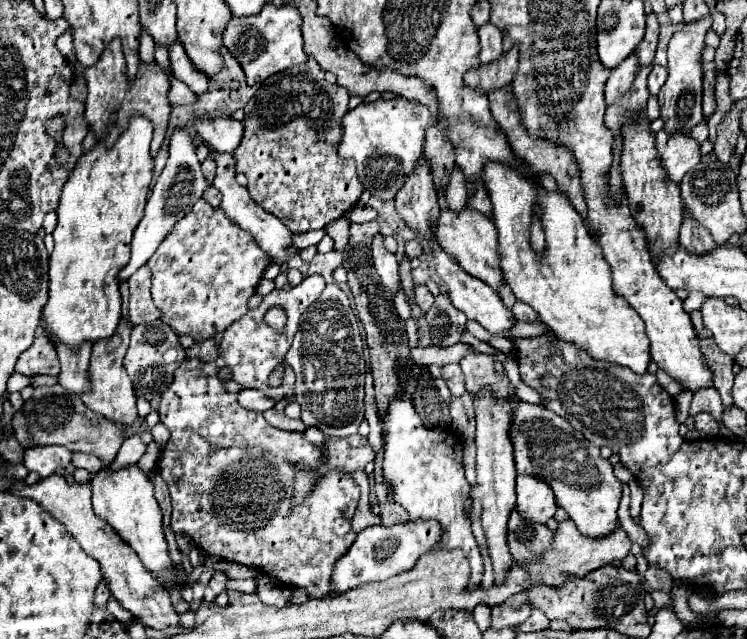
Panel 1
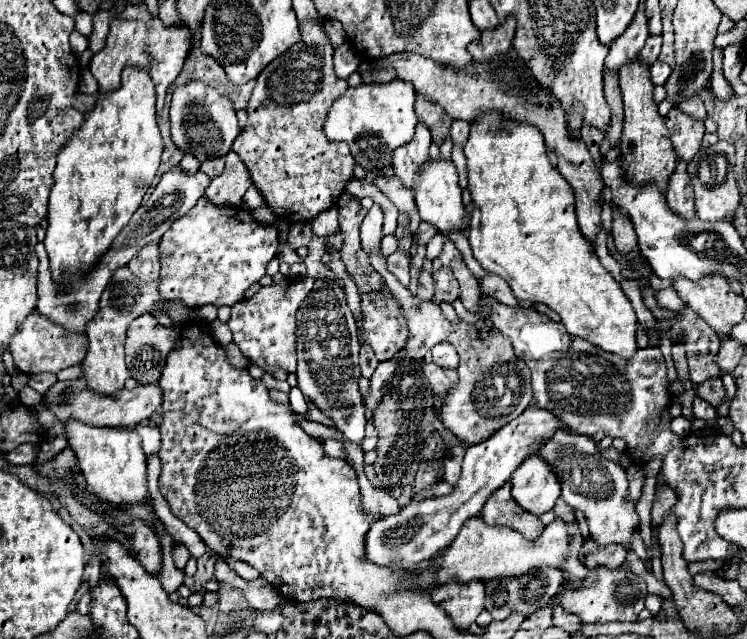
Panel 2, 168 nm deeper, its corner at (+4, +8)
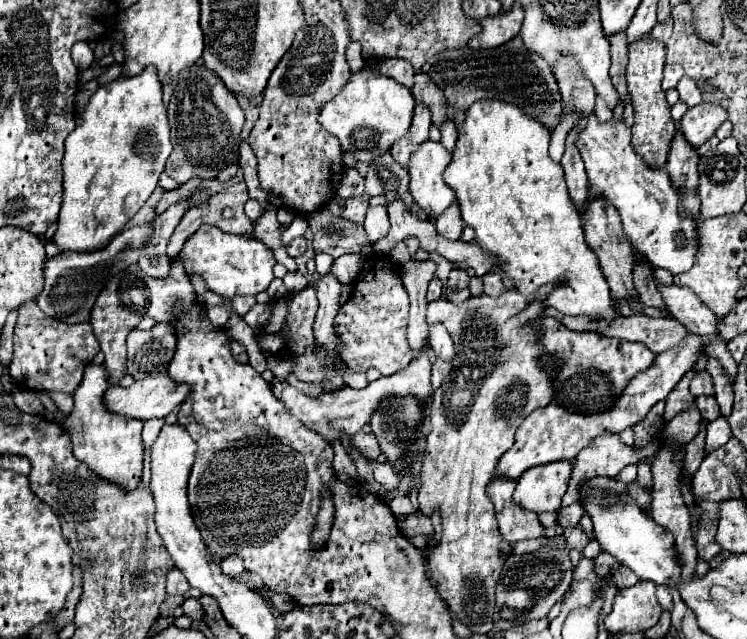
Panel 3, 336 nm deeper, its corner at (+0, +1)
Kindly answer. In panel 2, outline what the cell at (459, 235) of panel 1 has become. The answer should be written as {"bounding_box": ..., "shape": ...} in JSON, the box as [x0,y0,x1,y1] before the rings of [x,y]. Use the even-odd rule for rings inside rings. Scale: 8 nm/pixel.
{"bounding_box":[412,158,466,236],"shape":[[[430,158],[424,164],[424,168],[420,168],[420,176],[416,176],[416,184],[412,186],[412,192],[414,192],[418,214],[424,222],[434,224],[444,236],[448,236],[452,230],[462,232],[462,218],[466,210],[462,204],[462,190],[458,186],[458,172],[450,160]]]}

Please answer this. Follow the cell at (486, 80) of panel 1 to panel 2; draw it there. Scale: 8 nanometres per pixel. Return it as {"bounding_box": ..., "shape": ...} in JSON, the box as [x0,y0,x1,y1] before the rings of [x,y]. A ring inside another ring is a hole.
{"bounding_box":[468,16,516,60],"shape":[[[508,16],[506,22],[498,24],[496,28],[492,28],[488,32],[482,32],[480,40],[468,45],[468,51],[474,60],[488,60],[490,56],[502,54],[504,50],[510,48],[514,30],[516,30],[516,18]]]}

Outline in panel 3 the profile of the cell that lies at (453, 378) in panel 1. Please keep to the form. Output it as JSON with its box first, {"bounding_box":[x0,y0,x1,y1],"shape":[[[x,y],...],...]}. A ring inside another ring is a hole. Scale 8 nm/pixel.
{"bounding_box":[430,325,456,361],"shape":[[[434,325],[430,329],[430,345],[434,349],[434,355],[442,361],[452,361],[454,355],[456,355],[456,349],[454,349],[454,343],[452,343],[452,337],[448,335],[448,331],[440,325]]]}

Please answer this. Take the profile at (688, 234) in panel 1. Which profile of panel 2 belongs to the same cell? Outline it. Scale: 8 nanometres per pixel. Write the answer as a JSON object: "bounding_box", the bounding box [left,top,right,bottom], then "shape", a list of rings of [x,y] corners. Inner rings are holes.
{"bounding_box":[666,158,694,218],"shape":[[[678,158],[676,170],[672,172],[672,176],[668,178],[668,186],[666,186],[666,200],[670,204],[670,208],[682,216],[682,218],[694,218],[694,192],[692,192],[692,182],[688,180],[688,172],[686,172],[686,162]]]}

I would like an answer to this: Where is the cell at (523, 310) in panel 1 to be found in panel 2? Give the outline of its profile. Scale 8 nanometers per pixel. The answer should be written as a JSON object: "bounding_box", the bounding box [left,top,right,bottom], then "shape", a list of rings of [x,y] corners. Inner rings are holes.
{"bounding_box":[480,272,518,306],"shape":[[[486,272],[484,276],[484,284],[480,280],[480,290],[486,294],[486,296],[492,296],[494,300],[506,304],[506,306],[518,306],[518,300],[516,296],[512,294],[512,290],[508,288],[506,280],[502,276],[496,276],[492,272]]]}

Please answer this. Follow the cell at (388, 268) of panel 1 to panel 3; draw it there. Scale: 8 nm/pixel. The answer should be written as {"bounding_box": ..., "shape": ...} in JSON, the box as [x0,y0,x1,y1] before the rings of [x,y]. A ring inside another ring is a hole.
{"bounding_box":[364,207,390,243],"shape":[[[370,207],[368,213],[366,213],[364,229],[366,229],[366,235],[368,235],[368,239],[372,243],[382,239],[388,233],[388,229],[390,229],[386,207]]]}

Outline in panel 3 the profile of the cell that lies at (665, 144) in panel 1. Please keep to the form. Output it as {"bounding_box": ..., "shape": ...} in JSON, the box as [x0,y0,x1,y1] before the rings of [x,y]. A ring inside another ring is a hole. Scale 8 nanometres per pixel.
{"bounding_box":[680,103,726,149],"shape":[[[700,103],[698,107],[688,109],[686,115],[680,119],[680,133],[694,149],[698,149],[714,135],[714,131],[724,121],[726,121],[726,111],[720,105]]]}

